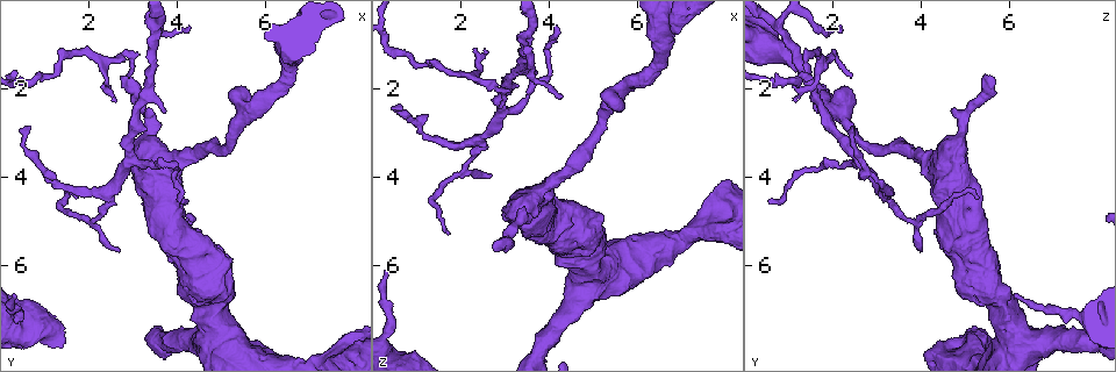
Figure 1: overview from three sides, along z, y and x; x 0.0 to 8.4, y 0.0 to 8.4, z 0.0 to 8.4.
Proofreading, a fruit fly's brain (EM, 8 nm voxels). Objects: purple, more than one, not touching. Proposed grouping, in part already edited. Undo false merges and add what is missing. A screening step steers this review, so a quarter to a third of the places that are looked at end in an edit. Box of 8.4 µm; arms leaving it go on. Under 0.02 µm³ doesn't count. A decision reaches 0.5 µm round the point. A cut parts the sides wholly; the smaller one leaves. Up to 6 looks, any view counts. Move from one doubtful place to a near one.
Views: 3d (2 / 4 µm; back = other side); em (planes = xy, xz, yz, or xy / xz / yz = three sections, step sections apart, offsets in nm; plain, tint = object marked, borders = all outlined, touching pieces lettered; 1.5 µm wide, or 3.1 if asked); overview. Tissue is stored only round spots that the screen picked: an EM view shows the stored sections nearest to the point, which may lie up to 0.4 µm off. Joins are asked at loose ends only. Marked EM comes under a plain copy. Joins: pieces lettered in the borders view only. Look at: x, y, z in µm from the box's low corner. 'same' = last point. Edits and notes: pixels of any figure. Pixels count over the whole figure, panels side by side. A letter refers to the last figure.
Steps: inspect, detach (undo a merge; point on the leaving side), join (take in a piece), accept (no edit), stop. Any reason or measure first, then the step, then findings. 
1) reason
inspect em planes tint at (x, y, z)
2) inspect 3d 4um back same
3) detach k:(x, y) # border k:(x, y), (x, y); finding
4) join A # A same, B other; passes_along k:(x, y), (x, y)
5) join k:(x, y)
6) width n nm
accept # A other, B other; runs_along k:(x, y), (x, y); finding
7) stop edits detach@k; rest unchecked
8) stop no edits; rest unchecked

tapers out
inspect 3d 2um at (4.30, 0.60, 2.15)

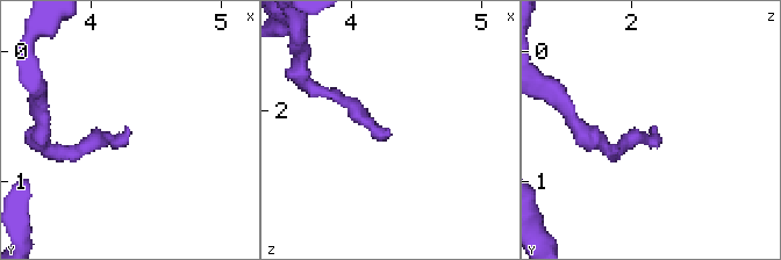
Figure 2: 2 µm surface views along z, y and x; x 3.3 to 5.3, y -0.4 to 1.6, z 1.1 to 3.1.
inspect em yz step 8 borders at (4.30, 0.60, 2.12)

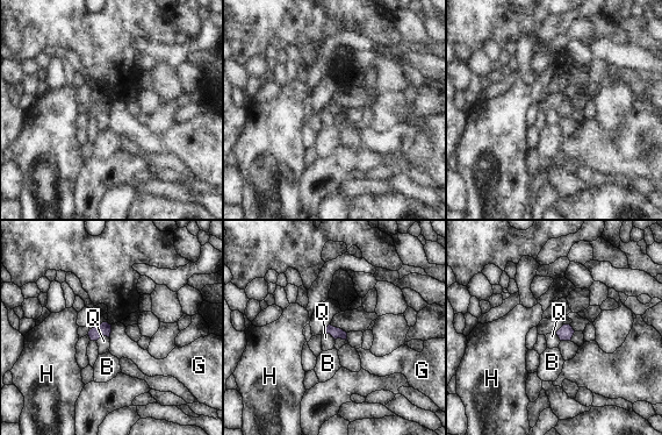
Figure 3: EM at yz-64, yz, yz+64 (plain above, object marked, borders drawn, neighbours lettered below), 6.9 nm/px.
inspect em planes borders same

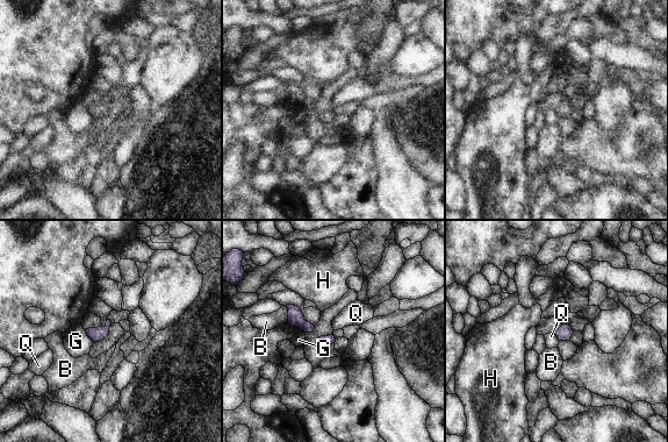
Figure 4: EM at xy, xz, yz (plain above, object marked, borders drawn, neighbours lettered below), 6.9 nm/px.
accept # B other, G other, H other, Q other; border 4:(554, 333), (559, 341); no lettered piece goes on from it

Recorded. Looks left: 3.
thin neck
inspect 3d 2um at (3.20, 2.50, 5.10)

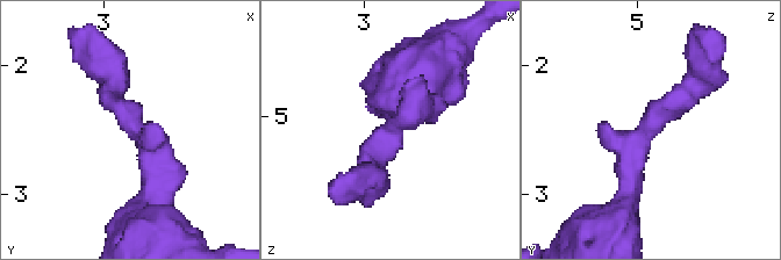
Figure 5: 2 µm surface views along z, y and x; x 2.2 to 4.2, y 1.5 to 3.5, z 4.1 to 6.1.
arm_widths 240, 340 nm
inspect em xz step 8 tint at (3.24, 2.48, 5.12)

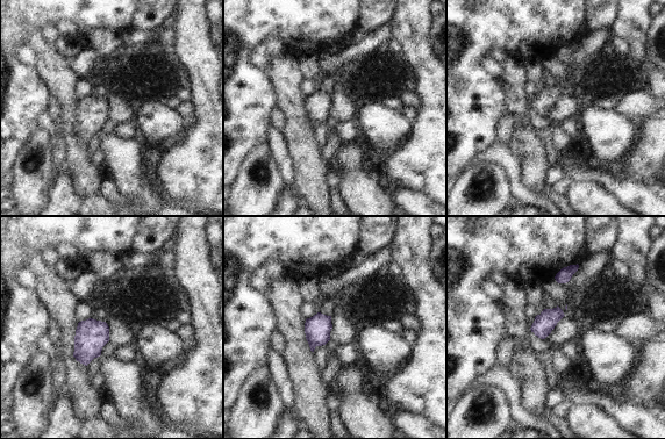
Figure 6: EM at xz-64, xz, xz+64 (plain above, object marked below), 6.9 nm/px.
another direction
inspect em planes borders same

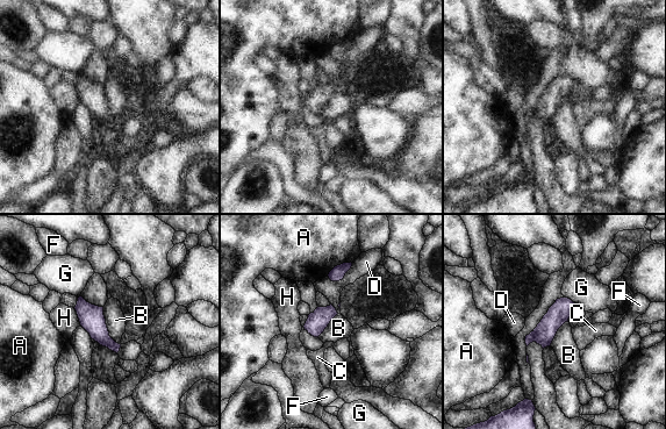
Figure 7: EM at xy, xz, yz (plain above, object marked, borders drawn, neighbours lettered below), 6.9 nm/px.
accept # A other, B other, C other, D other, F other, G other, H other; runs_along 7:(570, 304), (538, 335), (528, 340); continuous, no second cell

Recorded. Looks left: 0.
stop no edits; rest unchecked

